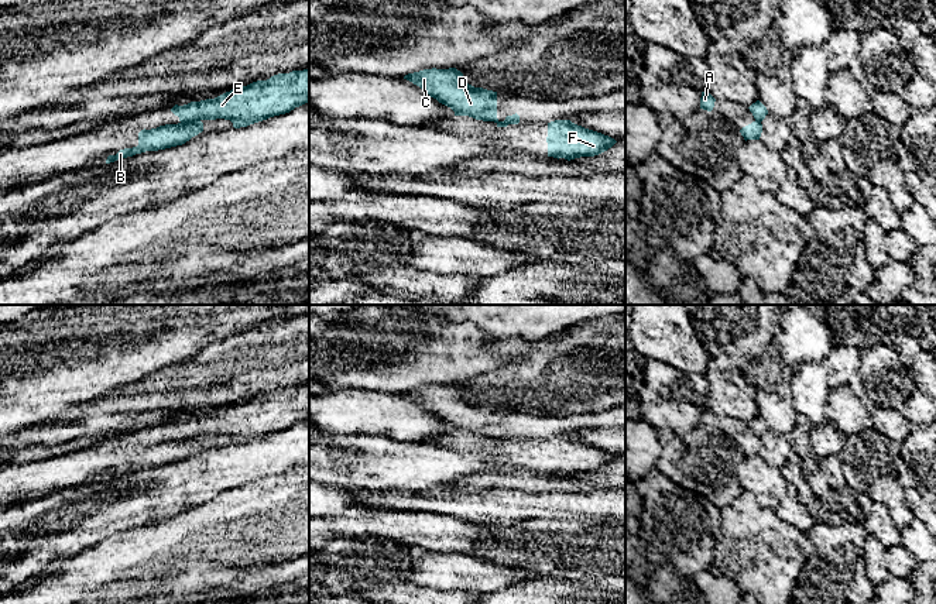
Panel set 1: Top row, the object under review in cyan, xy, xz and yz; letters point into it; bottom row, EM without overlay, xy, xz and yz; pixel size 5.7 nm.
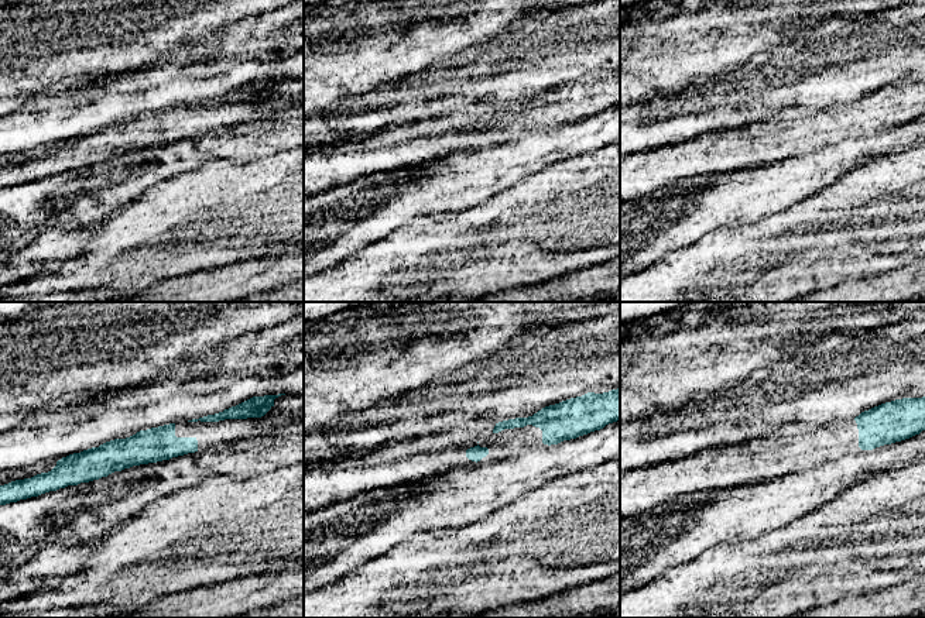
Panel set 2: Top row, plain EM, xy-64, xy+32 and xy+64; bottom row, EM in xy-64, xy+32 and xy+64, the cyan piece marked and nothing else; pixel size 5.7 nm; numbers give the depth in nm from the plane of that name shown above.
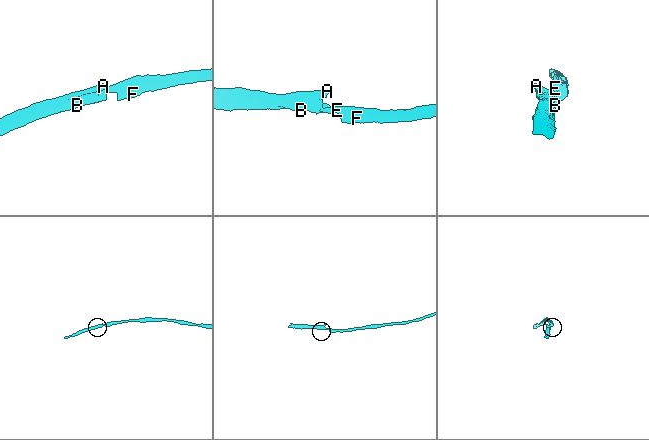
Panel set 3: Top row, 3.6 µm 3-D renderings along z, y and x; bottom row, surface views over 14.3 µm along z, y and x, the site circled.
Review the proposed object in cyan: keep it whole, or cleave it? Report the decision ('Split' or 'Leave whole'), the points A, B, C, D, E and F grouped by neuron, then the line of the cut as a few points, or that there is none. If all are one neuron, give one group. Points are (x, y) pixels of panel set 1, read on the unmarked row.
Split. Groups: A B C D / E F. Split along xy (199, 435), (191, 439), (181, 439)

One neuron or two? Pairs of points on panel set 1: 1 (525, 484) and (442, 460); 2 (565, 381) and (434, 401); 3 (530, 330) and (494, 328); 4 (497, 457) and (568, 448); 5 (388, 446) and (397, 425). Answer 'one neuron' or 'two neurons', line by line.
1: two neurons
2: two neurons
3: one neuron
4: one neuron
5: two neurons

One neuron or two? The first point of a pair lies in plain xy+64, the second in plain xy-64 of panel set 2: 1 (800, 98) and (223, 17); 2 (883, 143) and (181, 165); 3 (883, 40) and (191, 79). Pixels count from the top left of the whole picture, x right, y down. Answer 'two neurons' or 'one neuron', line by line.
1: two neurons
2: one neuron
3: two neurons

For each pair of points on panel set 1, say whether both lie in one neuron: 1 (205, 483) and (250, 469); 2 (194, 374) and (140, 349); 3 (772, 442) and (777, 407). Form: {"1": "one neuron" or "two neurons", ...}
{"1": "one neuron", "2": "two neurons", "3": "two neurons"}

